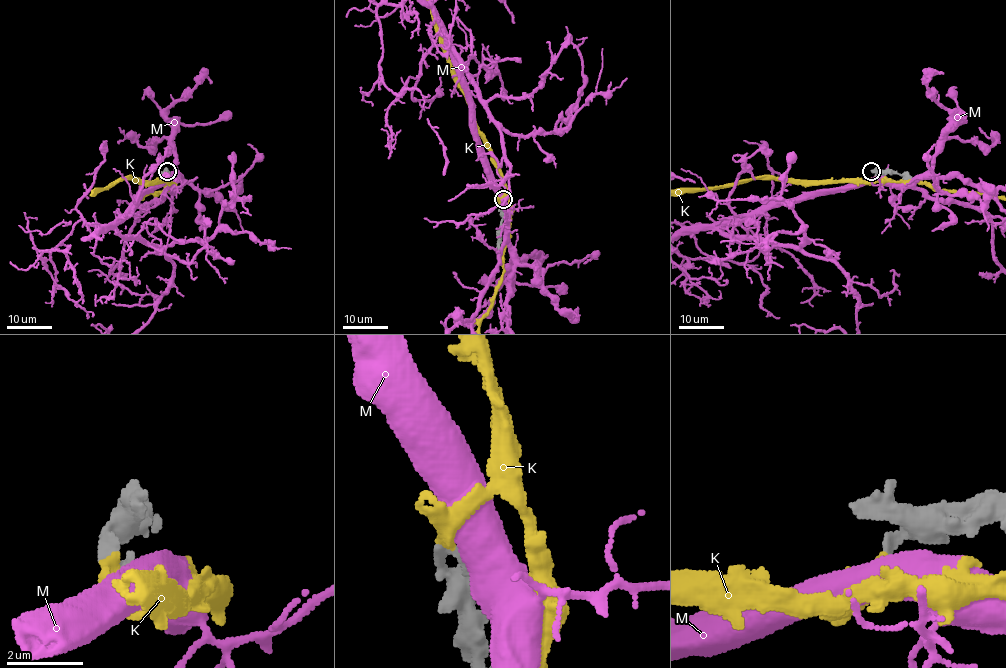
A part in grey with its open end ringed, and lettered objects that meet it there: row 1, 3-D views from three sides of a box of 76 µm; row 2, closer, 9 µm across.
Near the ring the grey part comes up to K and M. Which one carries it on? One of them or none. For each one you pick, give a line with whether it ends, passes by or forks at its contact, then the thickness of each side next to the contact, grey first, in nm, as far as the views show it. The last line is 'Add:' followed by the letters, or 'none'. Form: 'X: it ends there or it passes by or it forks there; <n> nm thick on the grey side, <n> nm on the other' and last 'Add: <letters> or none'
Add: none

